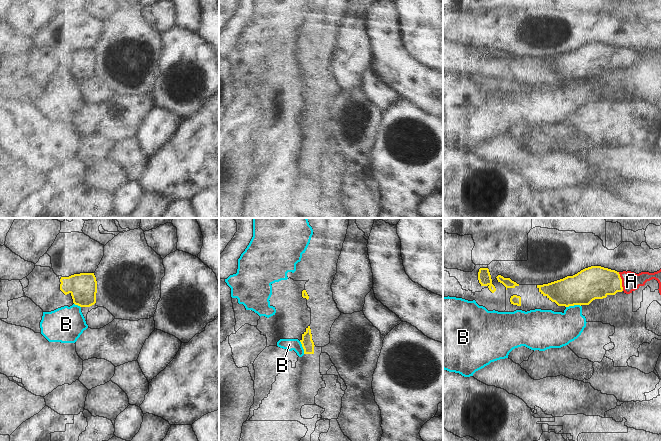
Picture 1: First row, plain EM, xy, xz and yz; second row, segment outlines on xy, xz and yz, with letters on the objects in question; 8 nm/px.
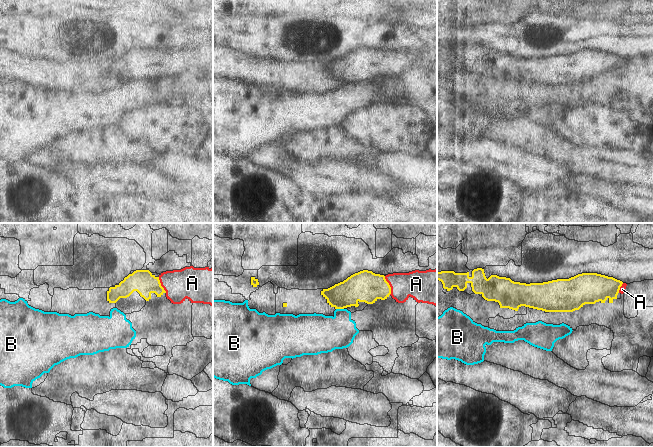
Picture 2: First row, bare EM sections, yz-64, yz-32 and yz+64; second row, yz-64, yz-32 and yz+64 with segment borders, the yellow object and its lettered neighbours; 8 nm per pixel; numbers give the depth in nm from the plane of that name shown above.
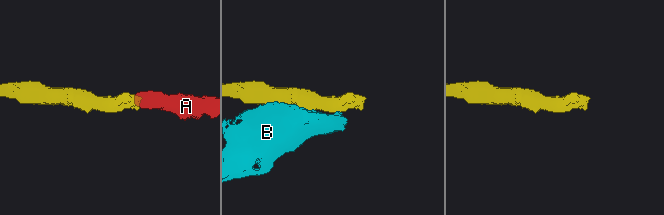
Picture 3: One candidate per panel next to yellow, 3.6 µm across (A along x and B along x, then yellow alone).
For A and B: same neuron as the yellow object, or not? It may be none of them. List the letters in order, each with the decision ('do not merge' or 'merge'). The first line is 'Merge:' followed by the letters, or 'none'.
Merge: A
A: merge
B: do not merge

